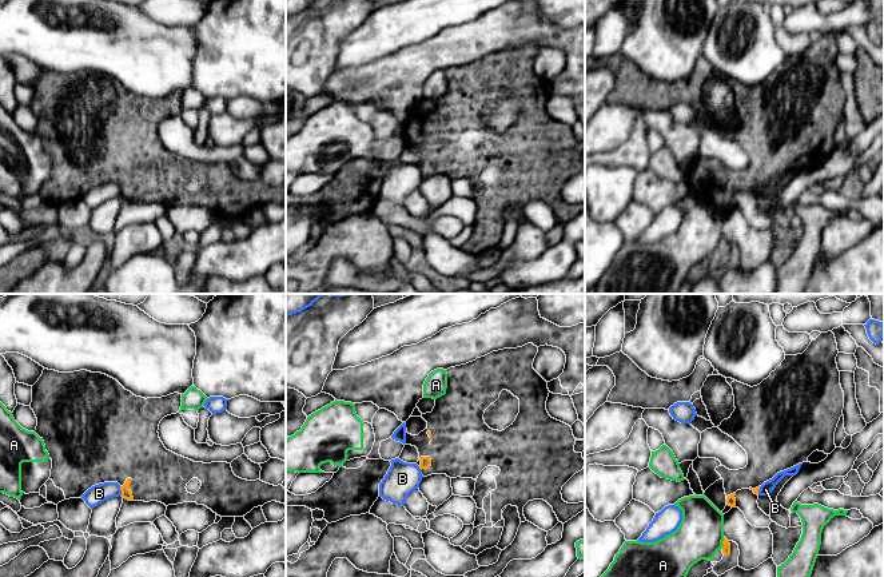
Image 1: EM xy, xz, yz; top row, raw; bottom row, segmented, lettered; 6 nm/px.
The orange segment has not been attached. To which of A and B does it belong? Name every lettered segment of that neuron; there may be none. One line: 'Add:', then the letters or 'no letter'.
Add: no letter

